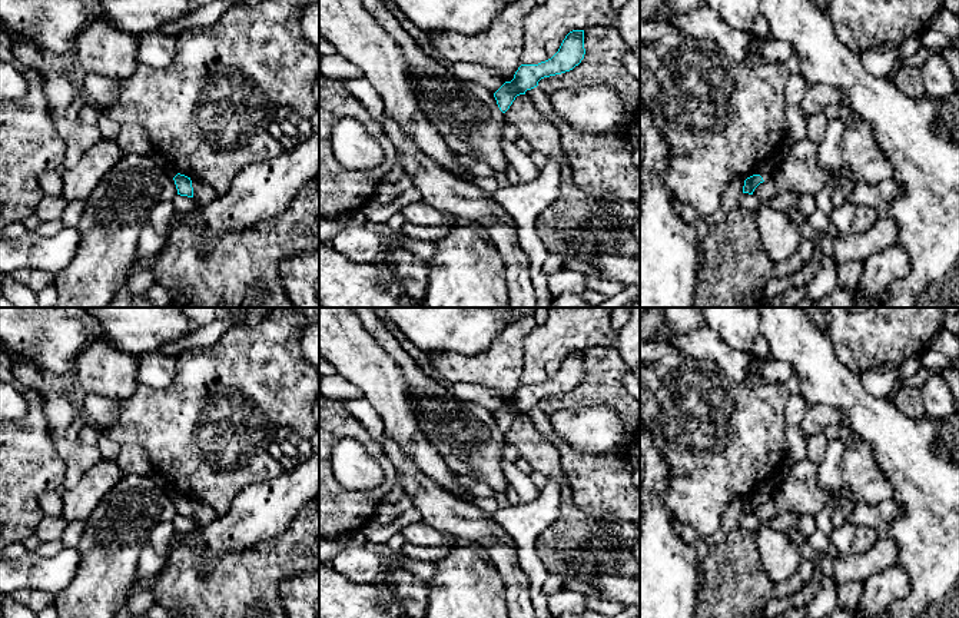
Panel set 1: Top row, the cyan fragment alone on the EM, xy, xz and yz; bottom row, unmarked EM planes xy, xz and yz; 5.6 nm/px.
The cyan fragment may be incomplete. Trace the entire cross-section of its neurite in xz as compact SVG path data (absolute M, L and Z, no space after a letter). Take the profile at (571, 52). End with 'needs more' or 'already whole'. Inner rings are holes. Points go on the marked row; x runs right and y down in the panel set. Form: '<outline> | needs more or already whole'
M573 30L563 40L558 52L548 60L538 64L521 64L511 82L505 82L494 97L502 113L505 113L517 96L525 94L538 86L544 77L573 70L584 59L584 30Z | already whole

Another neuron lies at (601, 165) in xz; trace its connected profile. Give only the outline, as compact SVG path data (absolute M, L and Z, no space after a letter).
M534 87L525 94L558 130L563 159L571 167L577 187L603 200L623 199L640 205L640 170L633 162L634 146L627 136L581 133L554 112L548 93Z

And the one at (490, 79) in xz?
M457 62L449 64L449 67L458 79L481 84L491 93L495 93L505 83L500 73L482 64Z

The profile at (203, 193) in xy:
M190 179L190 180L193 187L193 197L198 206L208 206L219 196L210 185L199 179Z

